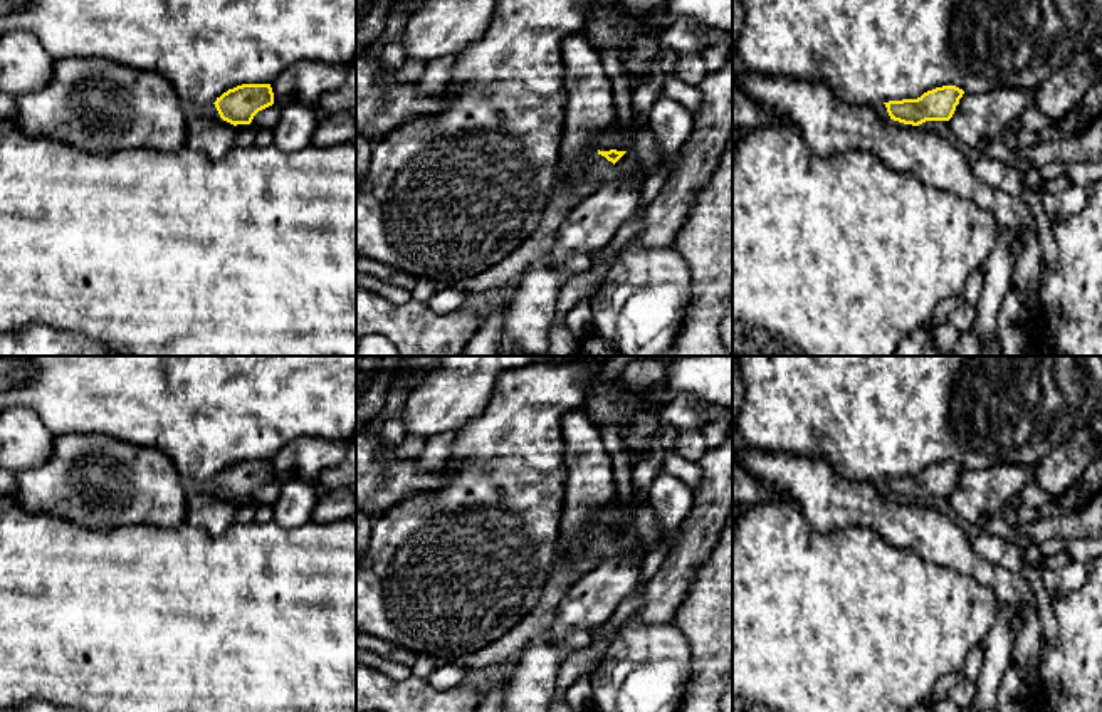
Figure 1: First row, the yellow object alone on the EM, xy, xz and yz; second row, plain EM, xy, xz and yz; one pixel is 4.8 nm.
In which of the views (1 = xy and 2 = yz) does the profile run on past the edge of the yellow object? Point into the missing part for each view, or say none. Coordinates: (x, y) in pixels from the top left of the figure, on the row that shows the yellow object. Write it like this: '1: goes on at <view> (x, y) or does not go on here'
1: does not go on here
2: does not go on here

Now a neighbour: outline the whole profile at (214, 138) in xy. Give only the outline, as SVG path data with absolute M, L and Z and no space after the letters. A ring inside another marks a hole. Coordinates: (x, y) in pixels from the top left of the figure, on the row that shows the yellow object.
M207 116L186 118L185 146L205 154L210 160L220 160L235 146L237 129L222 118L212 119Z

